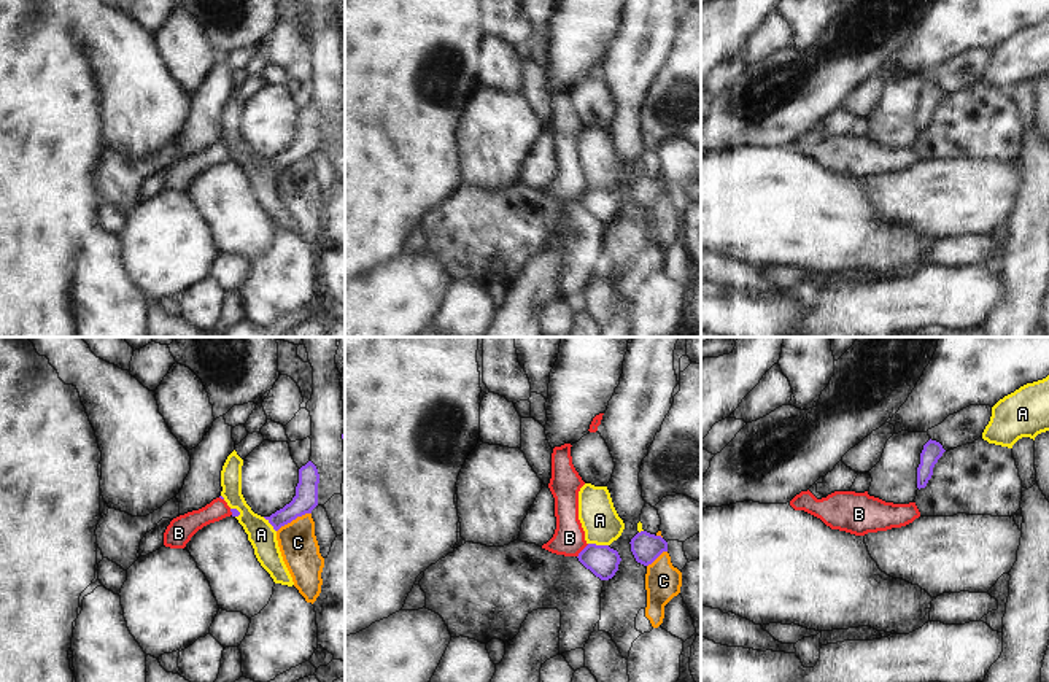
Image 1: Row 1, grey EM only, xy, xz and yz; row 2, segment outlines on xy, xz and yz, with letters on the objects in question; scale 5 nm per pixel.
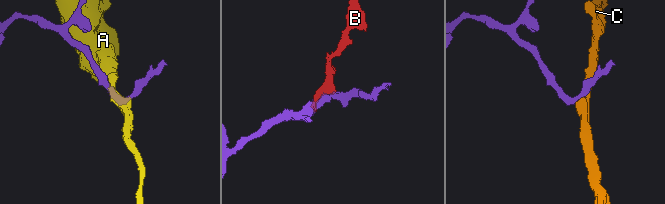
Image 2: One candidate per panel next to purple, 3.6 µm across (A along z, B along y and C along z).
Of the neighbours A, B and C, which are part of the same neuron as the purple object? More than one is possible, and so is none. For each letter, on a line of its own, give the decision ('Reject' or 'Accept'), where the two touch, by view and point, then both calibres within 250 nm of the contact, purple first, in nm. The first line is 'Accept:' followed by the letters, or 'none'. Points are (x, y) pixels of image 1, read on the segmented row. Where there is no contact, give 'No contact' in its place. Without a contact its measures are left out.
Accept: none
A: Reject. Touches purple at xz (598, 546). Thickness 160 nm (purple) against 190 nm
B: Reject. Touches purple at xz (582, 550). Thickness 160 nm (purple) against 160 nm
C: Reject. Touches purple at xy (293, 519). Thickness 120 nm (purple) against 190 nm

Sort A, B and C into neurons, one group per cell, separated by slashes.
A / B / C

